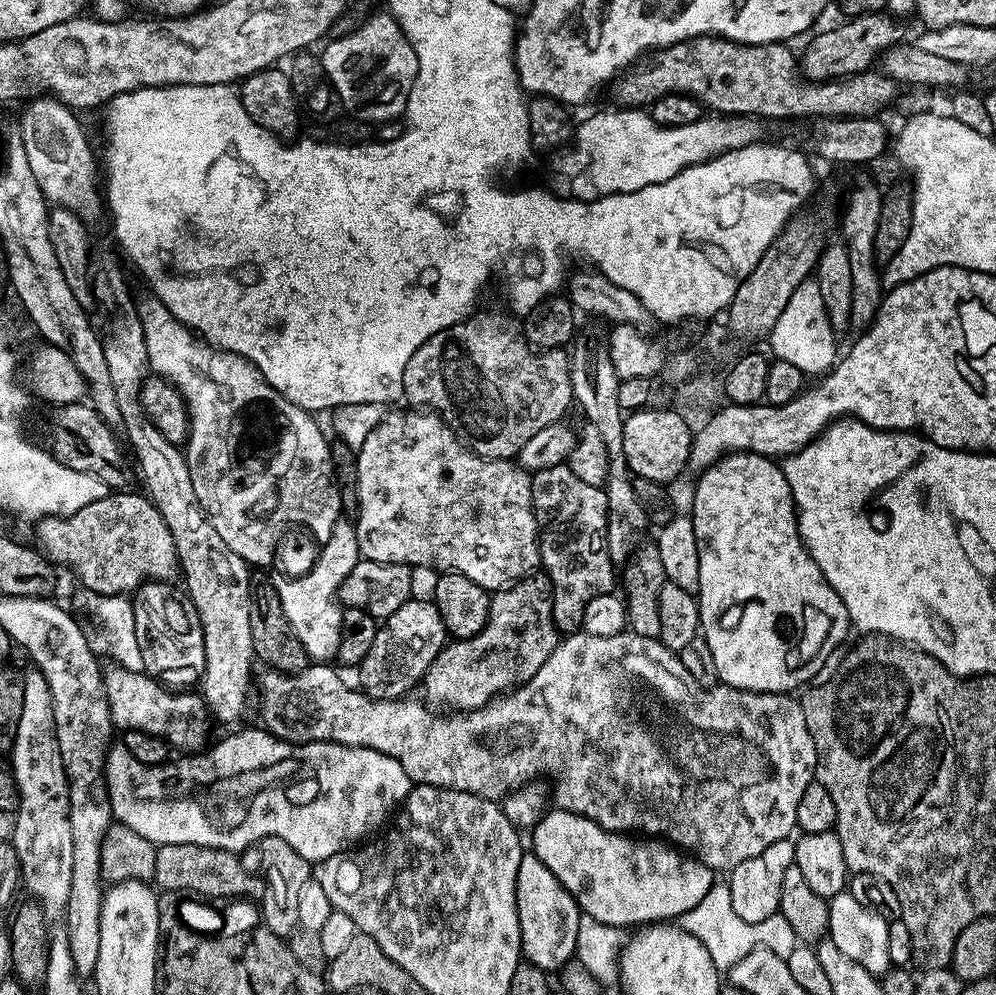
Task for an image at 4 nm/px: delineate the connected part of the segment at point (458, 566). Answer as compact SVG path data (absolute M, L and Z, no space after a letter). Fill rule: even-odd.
M408 410L412 412L389 411L388 416L362 442L357 451L358 498L360 510L355 513L354 523L361 557L376 563L407 564L420 568L440 568L441 573L461 572L466 578L478 582L478 586L489 590L507 588L509 584L523 580L525 576L537 571L540 564L540 541L536 526L536 511L532 509L532 476L519 463L512 460L487 460L471 452L464 441L440 419L428 410Z

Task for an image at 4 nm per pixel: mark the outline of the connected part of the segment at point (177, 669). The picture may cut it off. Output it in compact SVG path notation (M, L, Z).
M168 582L141 584L134 593L132 609L143 671L153 678L159 678L165 685L180 690L185 686L195 685L201 679L206 650L204 627L201 626L199 619L190 615L185 601L180 601L172 593L172 587L173 585Z

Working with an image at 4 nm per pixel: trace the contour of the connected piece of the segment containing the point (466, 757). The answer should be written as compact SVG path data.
M577 630L565 635L557 643L555 650L542 662L542 670L534 674L519 688L494 698L488 704L475 708L473 712L463 714L444 714L448 716L435 716L433 709L427 703L413 698L397 698L394 700L373 700L364 695L363 691L351 688L344 684L344 680L328 668L327 663L312 662L300 672L273 672L265 671L260 680L260 716L263 727L279 740L291 744L312 744L316 740L324 740L327 744L345 744L348 748L373 748L390 758L394 758L406 770L413 785L429 784L439 788L453 788L459 792L469 792L487 800L499 801L517 788L531 784L543 772L556 772L556 785L550 788L550 796L556 799L555 807L562 812L573 812L585 816L611 832L625 834L643 834L648 838L659 838L681 850L691 854L708 868L731 870L737 868L746 858L754 858L779 840L787 840L796 828L796 815L798 802L806 786L814 783L816 774L816 751L814 738L806 726L804 711L800 700L788 694L778 692L747 692L741 688L715 686L705 688L700 685L682 666L679 655L671 652L659 639L651 640L625 630L614 634L610 638L598 638L594 634Z

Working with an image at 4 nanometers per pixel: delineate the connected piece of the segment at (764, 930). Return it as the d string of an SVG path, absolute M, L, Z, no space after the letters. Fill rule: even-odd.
M724 882L713 883L706 898L702 898L702 902L694 906L694 910L679 917L678 924L690 934L694 934L694 938L698 938L698 942L702 942L706 950L710 950L710 958L714 966L721 970L734 967L742 958L746 958L746 954L750 954L750 950L755 948L769 948L774 950L774 954L787 958L790 950L798 946L794 930L790 928L790 923L786 922L786 918L780 914L766 918L762 922L742 922L742 918L734 914L734 906L730 902L730 890Z

